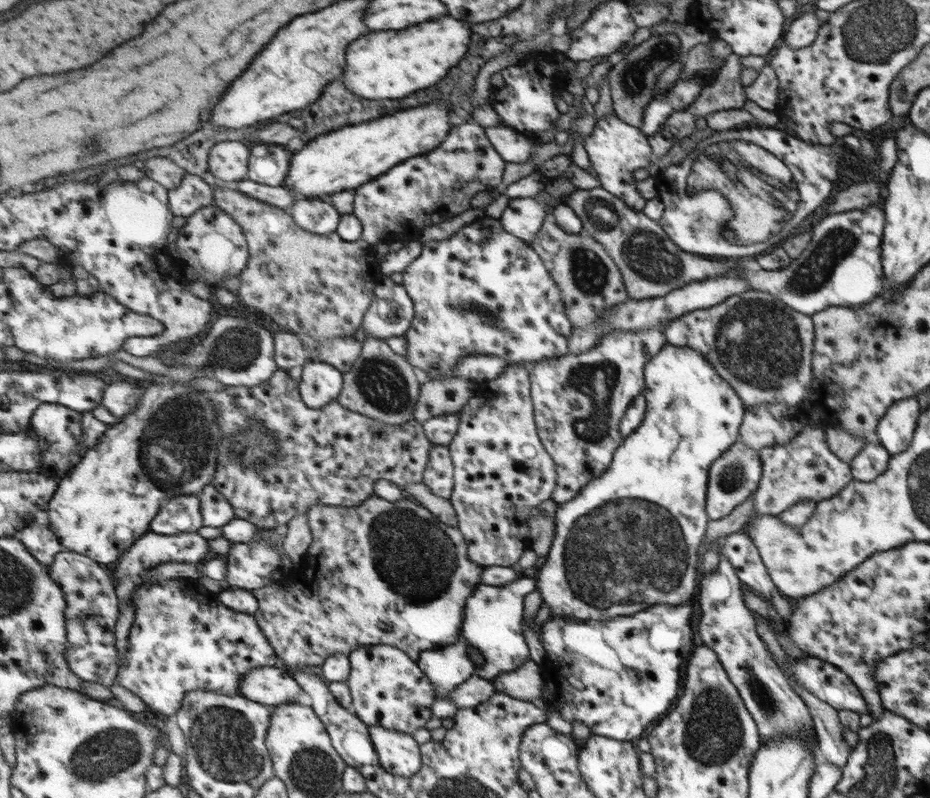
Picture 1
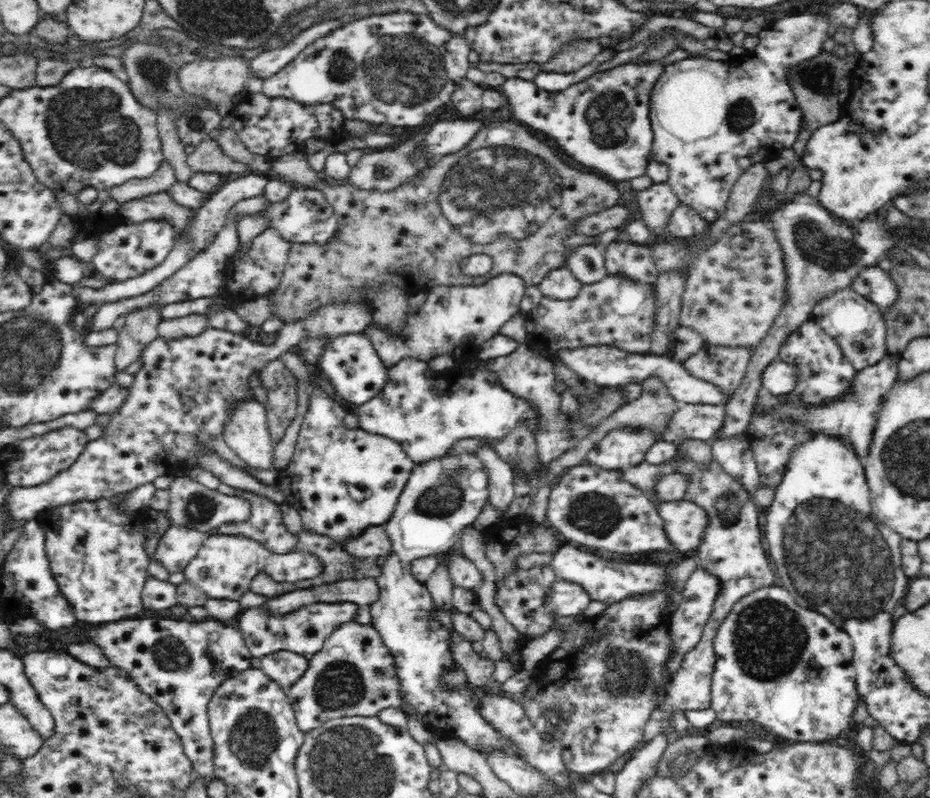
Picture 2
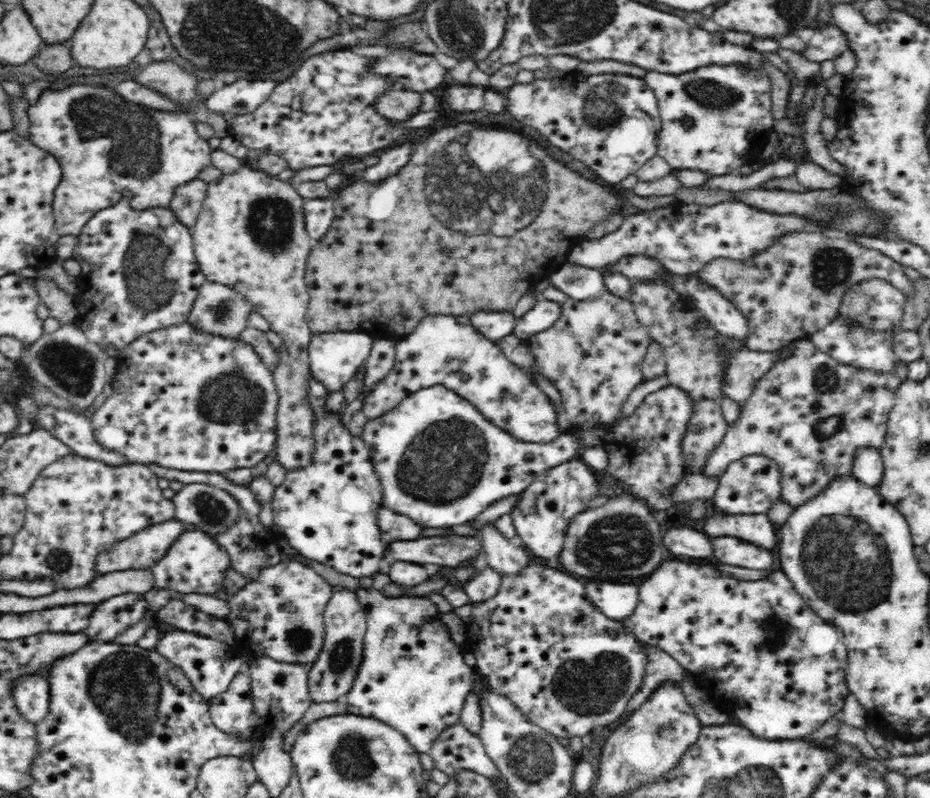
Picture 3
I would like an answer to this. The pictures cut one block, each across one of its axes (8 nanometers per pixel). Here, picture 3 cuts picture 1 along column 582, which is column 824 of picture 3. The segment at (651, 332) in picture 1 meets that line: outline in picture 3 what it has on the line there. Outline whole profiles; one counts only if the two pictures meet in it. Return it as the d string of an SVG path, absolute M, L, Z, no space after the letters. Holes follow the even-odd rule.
M810 338L794 340L791 349L788 356L776 361L756 382L752 395L739 403L737 421L729 423L721 444L709 454L702 475L721 477L731 462L744 456L767 456L777 462L781 470L781 500L797 507L812 500L834 480L852 475L853 458L859 448L882 448L887 433L888 414L895 402L895 390L909 378L906 376L904 361L899 361L891 373L880 373L841 364L819 350Z

